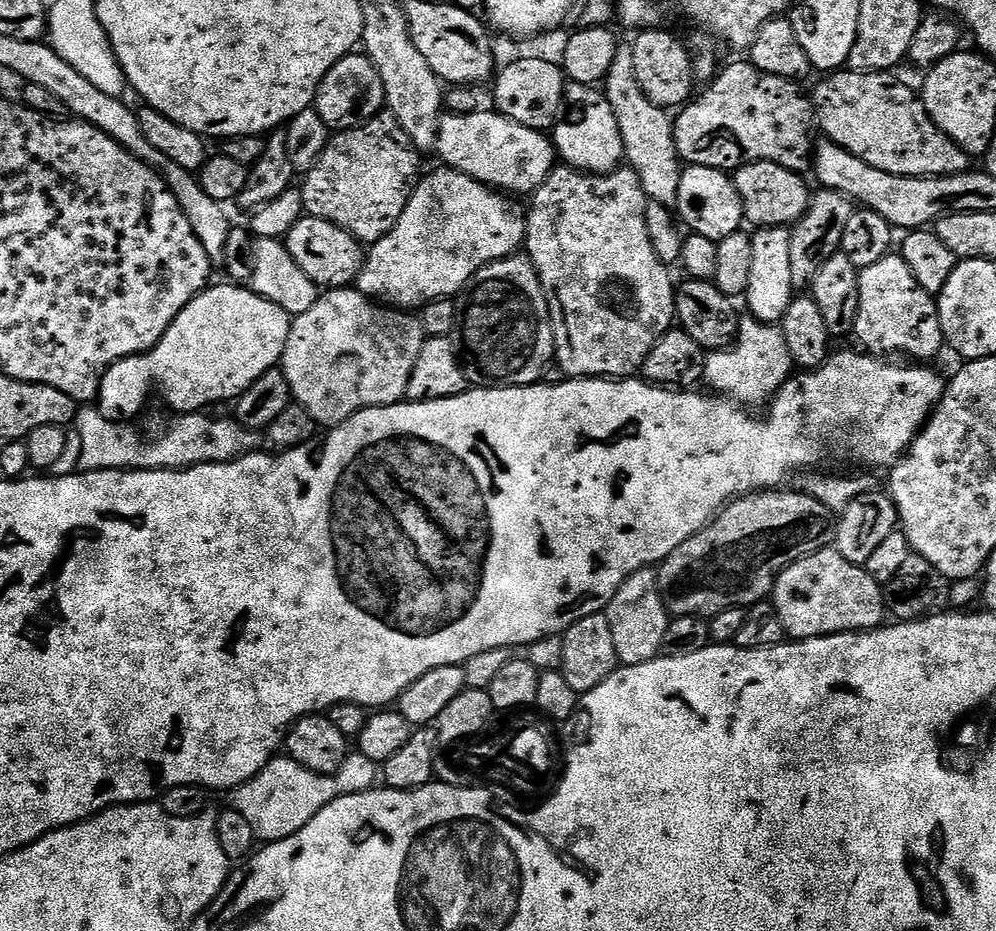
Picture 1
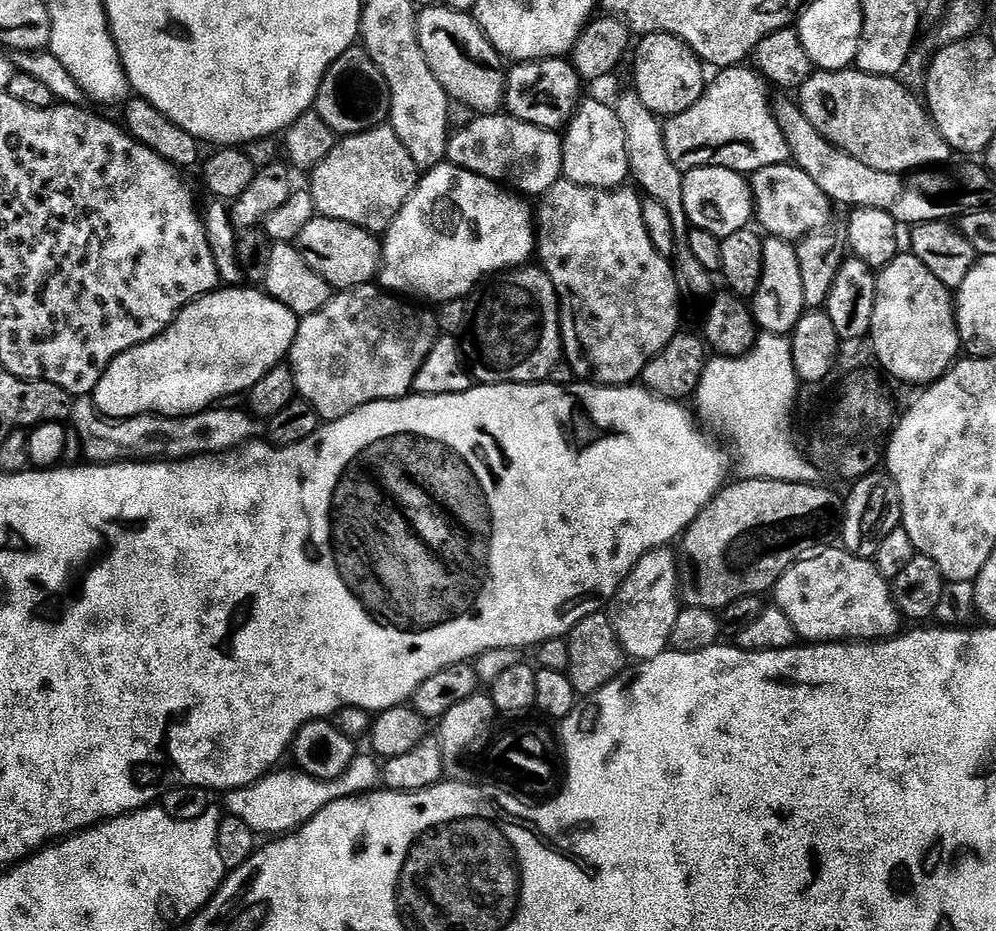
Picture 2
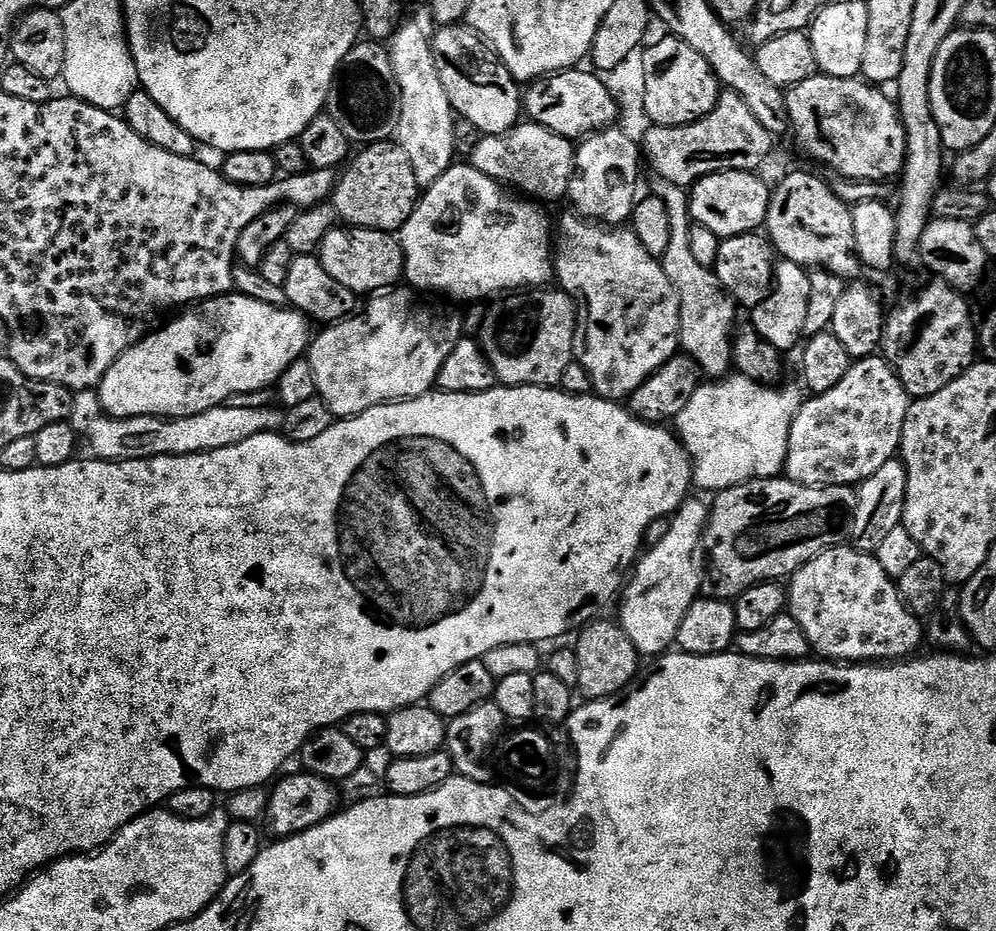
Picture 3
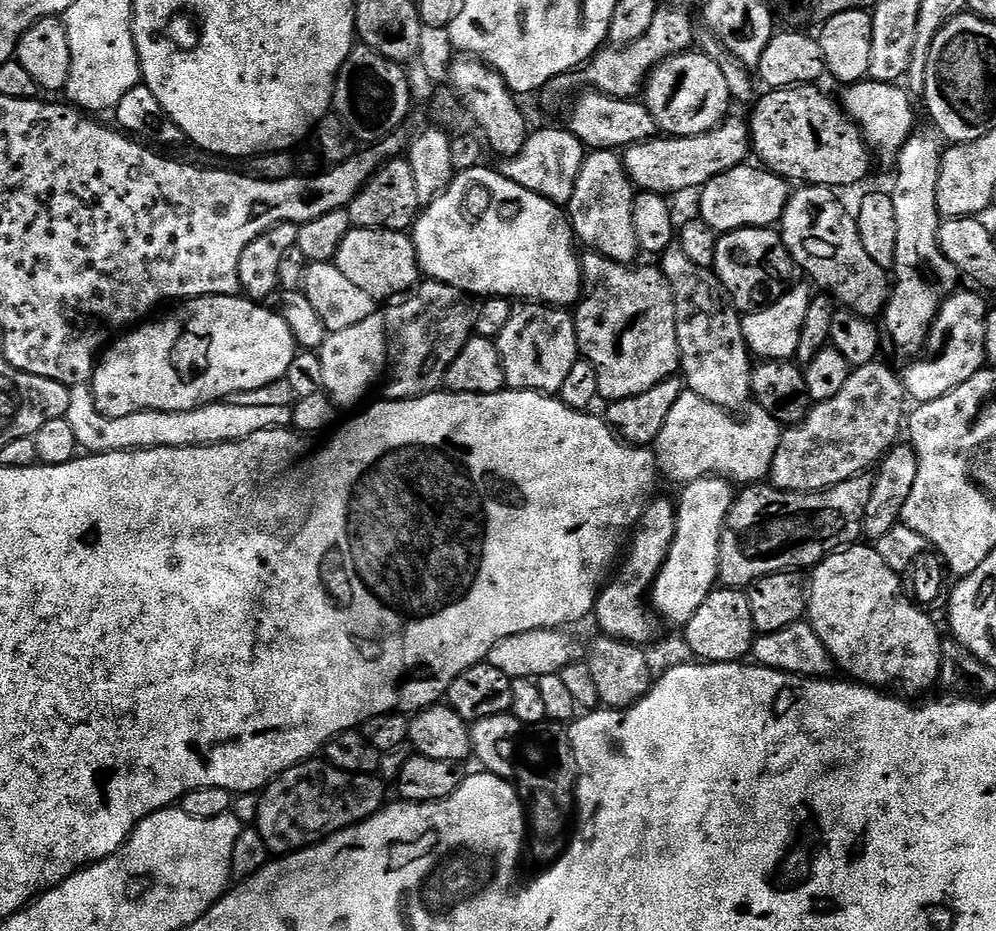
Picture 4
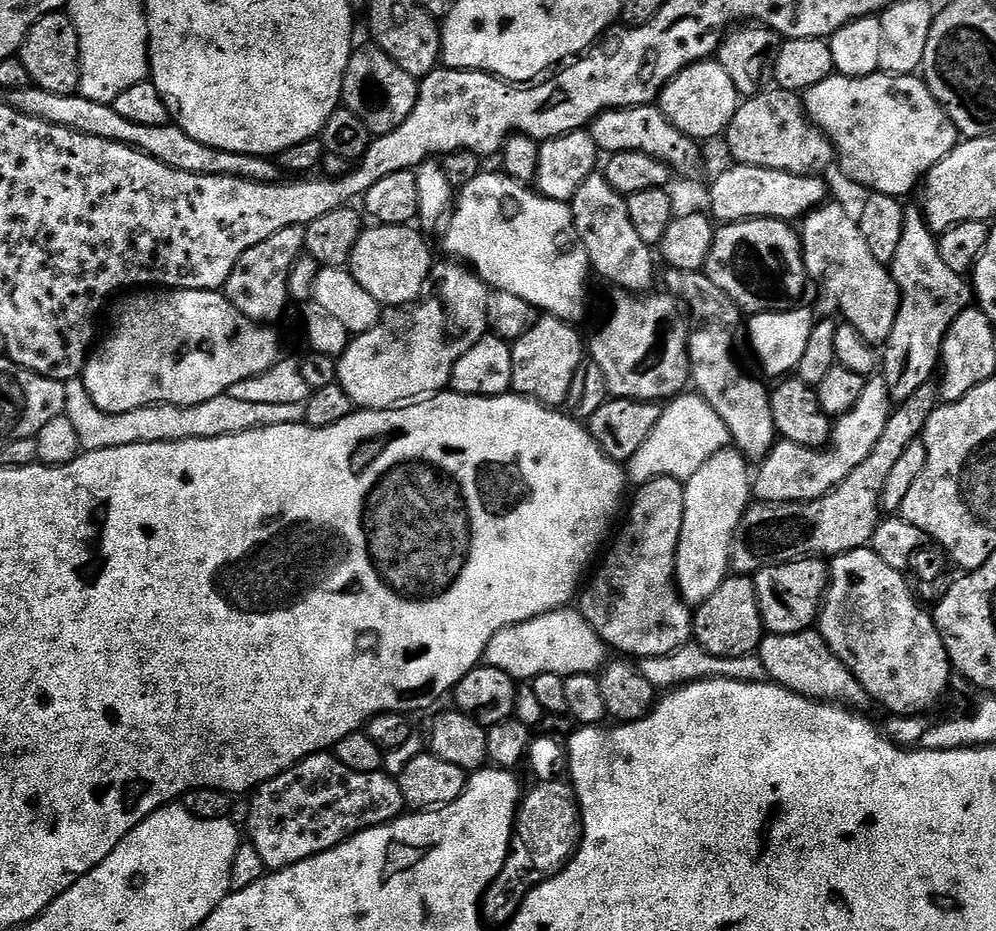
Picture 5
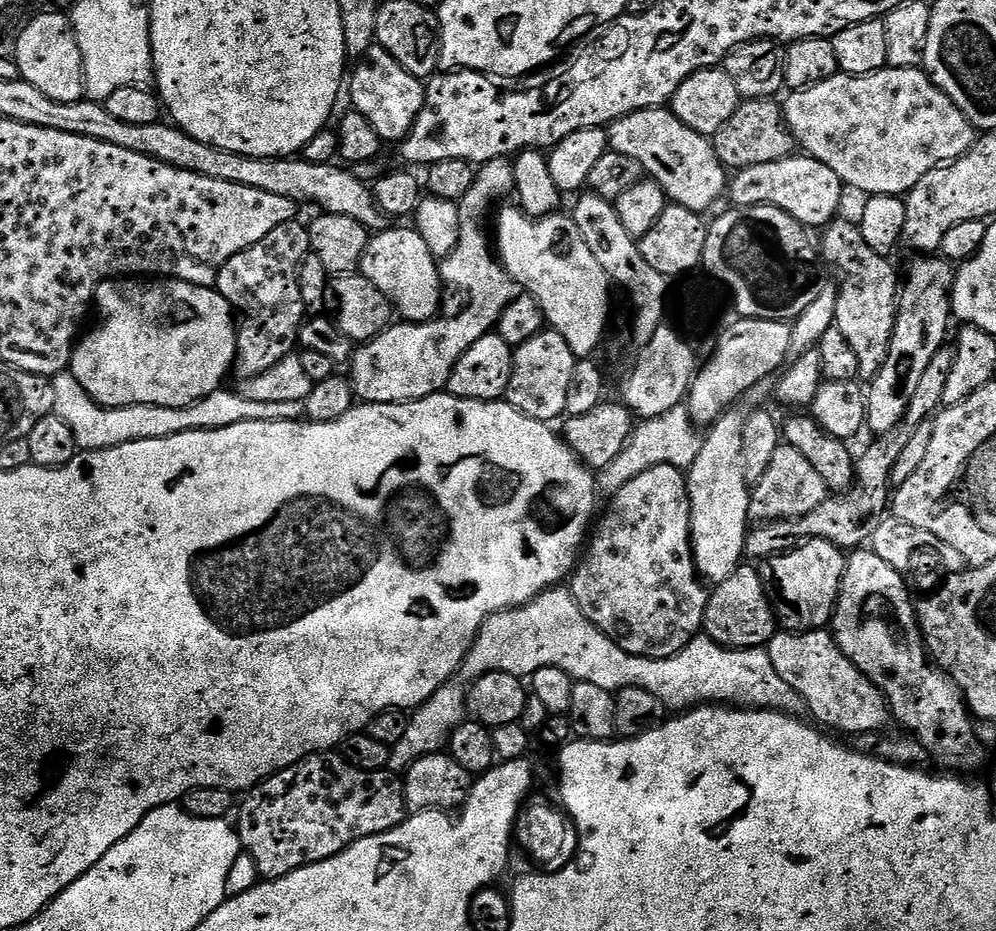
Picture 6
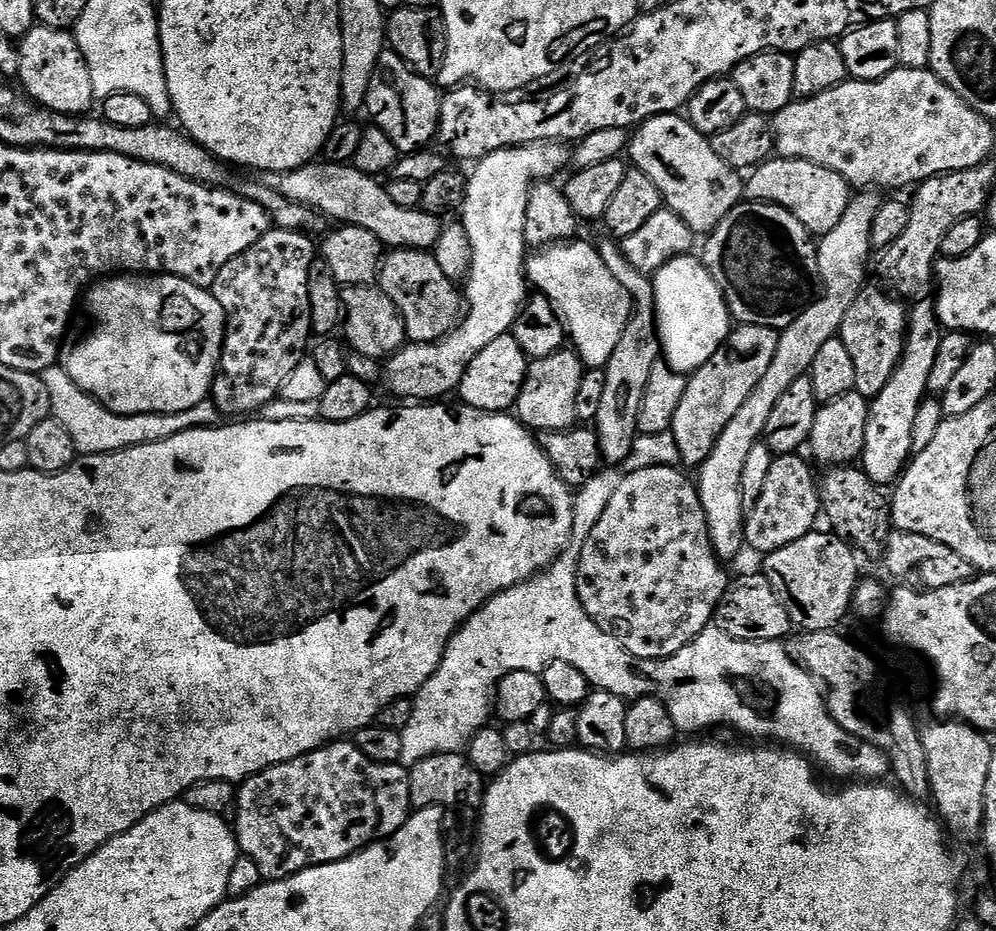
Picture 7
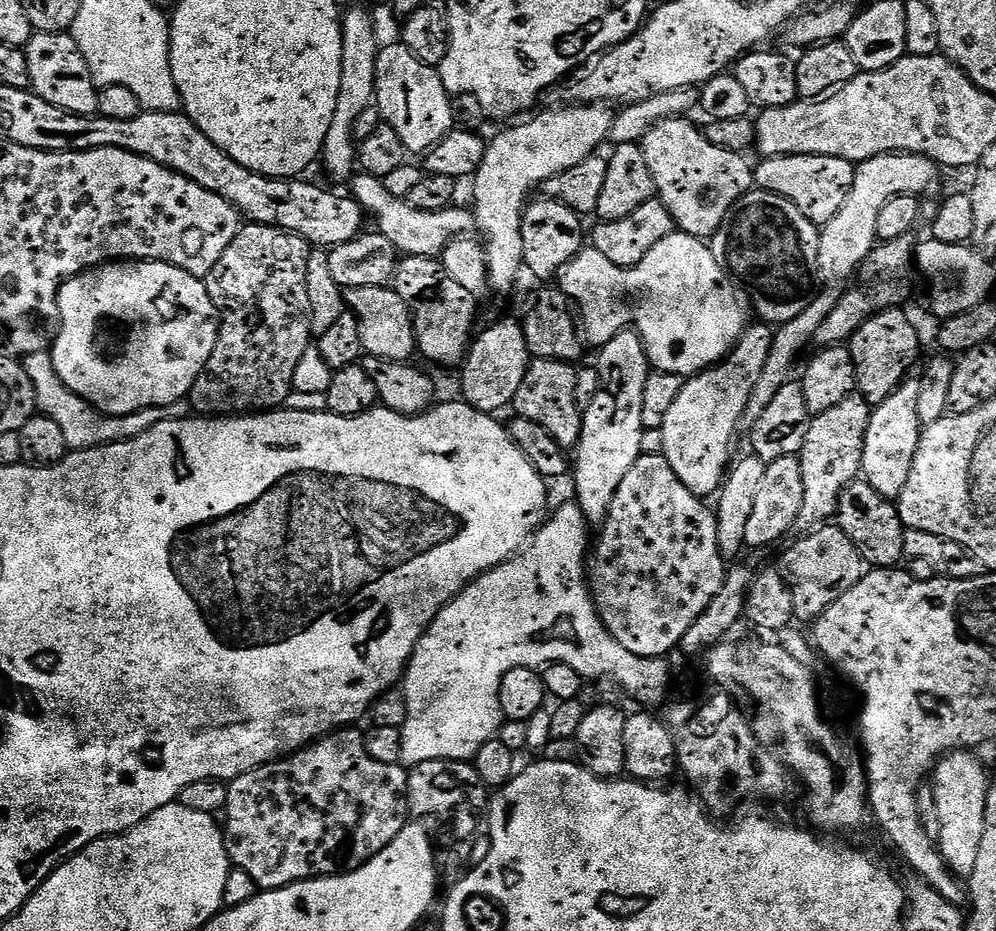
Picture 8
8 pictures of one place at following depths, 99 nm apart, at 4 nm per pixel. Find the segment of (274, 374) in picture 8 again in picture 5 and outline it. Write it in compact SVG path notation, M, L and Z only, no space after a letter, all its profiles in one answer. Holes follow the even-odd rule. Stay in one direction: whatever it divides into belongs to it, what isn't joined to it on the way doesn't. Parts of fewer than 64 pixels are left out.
M286 226L286 230L278 230L278 234L270 234L266 242L258 242L258 246L250 246L242 258L230 270L230 278L222 289L228 301L246 318L255 324L276 326L284 316L284 311L290 305L288 283L290 270L294 262L304 251L304 228L301 226Z

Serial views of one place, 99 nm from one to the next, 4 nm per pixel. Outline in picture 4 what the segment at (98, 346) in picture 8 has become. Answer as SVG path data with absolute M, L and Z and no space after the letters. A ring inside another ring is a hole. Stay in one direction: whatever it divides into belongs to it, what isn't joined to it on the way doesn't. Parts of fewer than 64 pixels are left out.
M243 295L199 296L196 300L185 300L179 306L173 307L176 309L169 316L164 316L161 320L154 321L153 324L144 322L139 326L133 327L131 330L125 331L117 339L121 340L116 345L113 343L99 357L96 371L92 373L90 391L92 401L96 403L96 408L106 418L126 418L126 414L138 414L139 412L185 412L186 410L201 408L207 404L219 404L227 401L230 394L238 394L246 390L258 390L262 386L270 386L270 382L283 380L286 370L290 370L290 362L294 362L298 347L294 334L291 332L290 326L287 325L281 316L281 313L276 310L271 312L270 309L264 307L268 306L255 300L249 300Z

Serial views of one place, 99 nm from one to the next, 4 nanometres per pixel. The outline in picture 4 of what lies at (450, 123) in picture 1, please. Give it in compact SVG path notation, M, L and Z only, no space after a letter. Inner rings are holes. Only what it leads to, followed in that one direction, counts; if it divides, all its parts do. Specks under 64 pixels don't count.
M566 128L533 131L518 155L505 159L500 171L508 179L557 204L566 204L573 196L574 182L586 155L584 144Z

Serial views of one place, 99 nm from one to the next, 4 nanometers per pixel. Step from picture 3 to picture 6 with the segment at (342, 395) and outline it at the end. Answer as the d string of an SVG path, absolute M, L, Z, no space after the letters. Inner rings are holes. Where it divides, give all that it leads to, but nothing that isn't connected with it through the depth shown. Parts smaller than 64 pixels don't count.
M508 158L479 165L470 194L459 201L458 246L439 261L439 266L441 281L464 296L464 309L453 316L437 315L436 319L421 324L396 322L373 340L361 343L350 361L350 379L363 403L408 404L411 400L424 400L436 392L445 391L458 358L462 358L478 338L489 335L499 325L502 310L506 310L518 295L518 285L498 259L489 233L488 236L484 233L484 215L491 210L492 203L503 196L513 195L512 165L513 161Z

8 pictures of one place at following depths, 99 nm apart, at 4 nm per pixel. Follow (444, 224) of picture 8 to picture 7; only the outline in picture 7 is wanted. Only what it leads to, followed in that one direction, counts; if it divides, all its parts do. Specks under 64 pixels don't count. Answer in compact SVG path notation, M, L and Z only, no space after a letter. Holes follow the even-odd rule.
M313 162L289 172L265 172L262 183L278 190L282 198L290 198L307 208L313 208L329 221L336 220L332 222L339 222L341 225L356 224L362 230L370 230L370 234L378 237L380 243L388 250L432 250L440 237L441 217L432 216L420 208L398 206L398 202L390 199L387 187L377 177L368 176L362 170L353 168L351 163Z

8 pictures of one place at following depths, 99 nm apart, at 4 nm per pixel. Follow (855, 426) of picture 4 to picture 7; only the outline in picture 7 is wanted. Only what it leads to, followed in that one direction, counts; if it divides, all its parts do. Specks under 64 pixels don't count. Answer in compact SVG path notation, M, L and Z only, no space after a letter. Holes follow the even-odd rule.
M780 454L775 457L766 474L766 483L762 486L762 494L747 509L744 518L744 543L749 549L767 554L774 550L782 550L782 546L790 546L790 542L798 542L806 533L817 527L816 519L822 516L820 507L820 490L817 477L812 477L812 468L800 457L800 454Z

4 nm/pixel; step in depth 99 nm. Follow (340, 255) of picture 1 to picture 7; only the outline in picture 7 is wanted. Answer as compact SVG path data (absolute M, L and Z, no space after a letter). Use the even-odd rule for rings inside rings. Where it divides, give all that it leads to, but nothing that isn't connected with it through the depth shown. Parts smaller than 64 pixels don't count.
M397 248L385 255L378 273L378 287L394 302L404 319L407 339L414 344L441 340L457 327L462 316L462 292L442 274L435 255L423 248Z

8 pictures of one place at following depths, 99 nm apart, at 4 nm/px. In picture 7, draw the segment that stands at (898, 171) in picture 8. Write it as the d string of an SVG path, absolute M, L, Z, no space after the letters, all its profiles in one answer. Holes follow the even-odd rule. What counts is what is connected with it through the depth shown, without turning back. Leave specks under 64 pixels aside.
M872 190L857 191L849 199L846 214L842 214L838 226L834 226L834 230L830 230L825 236L819 237L816 244L816 271L819 287L824 287L824 293L820 297L817 295L808 307L802 310L802 314L798 314L798 318L780 332L778 350L774 350L774 362L770 362L770 367L762 374L758 386L750 390L750 398L746 398L746 402L738 406L738 414L730 418L726 430L722 430L722 434L717 438L712 453L699 465L698 491L702 510L706 514L712 545L721 561L729 562L728 560L734 559L746 548L746 505L744 490L740 486L746 454L750 454L752 447L763 437L766 422L770 414L774 414L774 406L778 406L778 398L786 394L791 383L811 373L818 350L822 350L822 345L826 342L837 339L842 322L846 318L846 310L850 310L857 296L865 291L864 267L868 264L868 252L873 251L874 214L878 214L882 203L881 197L876 196L879 195Z

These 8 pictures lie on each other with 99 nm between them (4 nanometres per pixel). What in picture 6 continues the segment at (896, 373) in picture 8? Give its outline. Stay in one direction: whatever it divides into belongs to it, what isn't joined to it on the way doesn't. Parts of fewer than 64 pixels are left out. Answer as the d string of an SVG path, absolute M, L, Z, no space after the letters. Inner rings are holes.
M837 218L823 229L824 248L822 244L822 260L825 265L833 264L836 272L840 275L840 288L836 292L836 322L835 327L842 330L846 342L854 349L858 357L860 376L871 378L877 376L886 362L886 354L890 354L890 342L896 325L896 310L898 297L902 291L901 277L896 277L896 268L889 257L882 254L874 254L870 246L866 246L866 238L862 238L859 227L843 218Z

